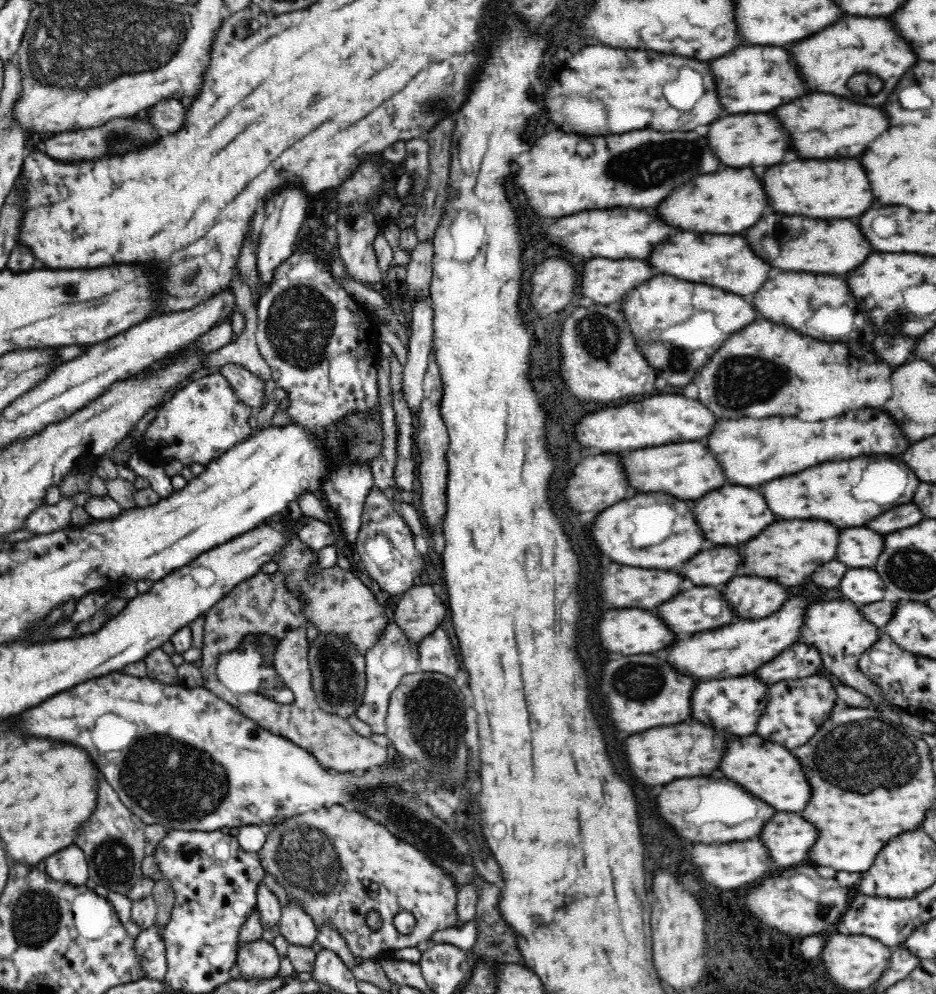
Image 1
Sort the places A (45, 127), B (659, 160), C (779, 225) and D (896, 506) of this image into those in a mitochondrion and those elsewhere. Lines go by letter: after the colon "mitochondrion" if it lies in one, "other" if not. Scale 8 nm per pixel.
A: other
B: mitochondrion
C: mitochondrion
D: other

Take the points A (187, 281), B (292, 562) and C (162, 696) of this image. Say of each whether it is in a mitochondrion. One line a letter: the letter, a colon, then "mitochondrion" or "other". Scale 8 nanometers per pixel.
A: mitochondrion
B: other
C: other

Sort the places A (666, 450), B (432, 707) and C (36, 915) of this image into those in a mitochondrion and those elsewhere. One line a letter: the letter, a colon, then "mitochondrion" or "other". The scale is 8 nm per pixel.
A: other
B: mitochondrion
C: mitochondrion

